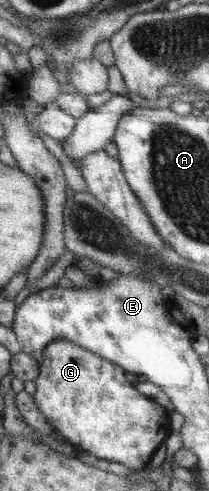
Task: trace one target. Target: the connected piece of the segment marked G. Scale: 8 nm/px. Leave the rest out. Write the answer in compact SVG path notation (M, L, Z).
M54 340L45 346L38 365L39 373L34 379L36 390L32 397L54 431L61 433L76 450L85 451L97 459L121 463L131 472L147 467L155 449L171 432L169 413L155 400L139 393L134 384L125 379L121 367L66 340Z

